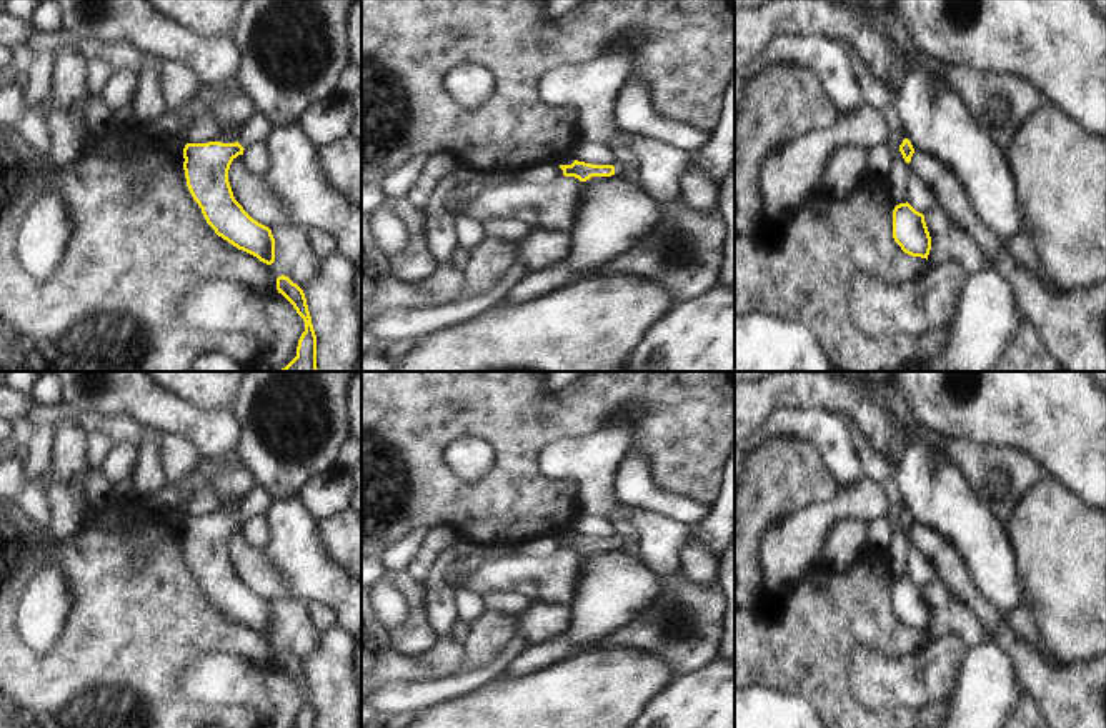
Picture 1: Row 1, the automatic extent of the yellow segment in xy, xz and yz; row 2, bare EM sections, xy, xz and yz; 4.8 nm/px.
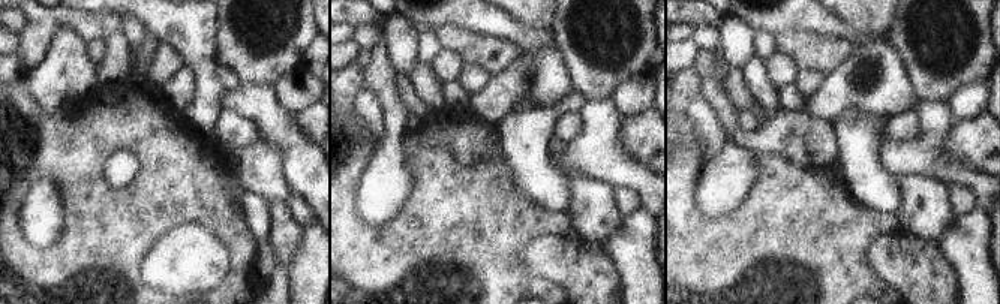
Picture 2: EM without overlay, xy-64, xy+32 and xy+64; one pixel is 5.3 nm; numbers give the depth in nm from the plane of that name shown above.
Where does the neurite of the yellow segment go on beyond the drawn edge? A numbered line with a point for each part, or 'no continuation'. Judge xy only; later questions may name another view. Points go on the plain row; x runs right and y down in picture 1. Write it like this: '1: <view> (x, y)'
1: xy (255, 502)

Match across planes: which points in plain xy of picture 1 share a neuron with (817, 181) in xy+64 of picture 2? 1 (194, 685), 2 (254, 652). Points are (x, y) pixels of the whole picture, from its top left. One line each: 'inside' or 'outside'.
1: outside
2: inside

